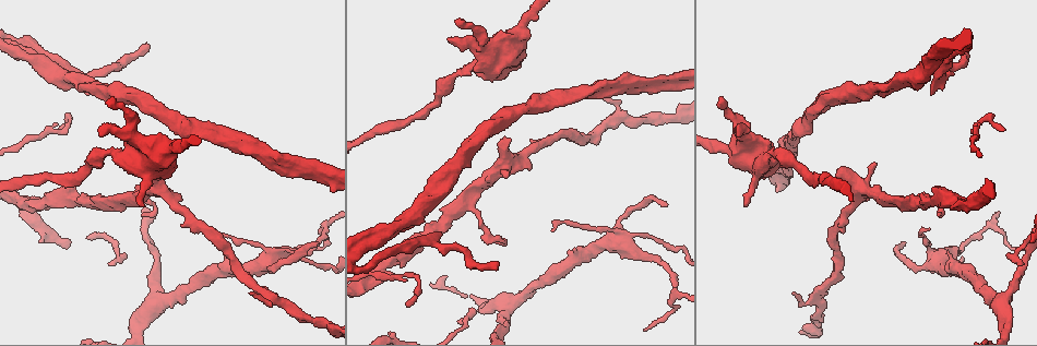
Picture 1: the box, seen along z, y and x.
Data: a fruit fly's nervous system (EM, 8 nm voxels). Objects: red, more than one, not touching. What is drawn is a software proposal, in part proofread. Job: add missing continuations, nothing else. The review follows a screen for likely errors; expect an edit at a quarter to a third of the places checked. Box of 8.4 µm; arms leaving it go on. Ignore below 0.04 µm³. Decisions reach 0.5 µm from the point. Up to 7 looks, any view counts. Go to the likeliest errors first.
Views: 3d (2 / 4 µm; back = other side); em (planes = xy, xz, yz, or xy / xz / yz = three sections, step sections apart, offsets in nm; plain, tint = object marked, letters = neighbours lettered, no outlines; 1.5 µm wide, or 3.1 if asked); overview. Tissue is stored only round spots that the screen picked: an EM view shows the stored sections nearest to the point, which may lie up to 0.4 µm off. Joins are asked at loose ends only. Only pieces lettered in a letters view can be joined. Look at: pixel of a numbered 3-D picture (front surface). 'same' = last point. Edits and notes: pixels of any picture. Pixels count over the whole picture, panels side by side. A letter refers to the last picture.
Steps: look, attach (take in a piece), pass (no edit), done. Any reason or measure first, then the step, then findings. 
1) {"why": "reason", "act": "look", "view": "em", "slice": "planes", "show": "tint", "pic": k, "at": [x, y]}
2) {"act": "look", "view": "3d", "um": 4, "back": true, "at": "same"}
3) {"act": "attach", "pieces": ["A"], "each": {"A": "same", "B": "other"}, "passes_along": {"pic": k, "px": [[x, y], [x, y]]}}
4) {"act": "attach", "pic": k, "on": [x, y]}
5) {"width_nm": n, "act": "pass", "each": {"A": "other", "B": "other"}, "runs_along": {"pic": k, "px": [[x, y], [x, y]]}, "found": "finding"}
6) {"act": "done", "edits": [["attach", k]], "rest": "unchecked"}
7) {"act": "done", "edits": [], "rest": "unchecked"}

{"why": "free end", "act": "look", "view": "em", "slice": "planes", "show": "letters", "pic": 1, "at": [438, 232]}

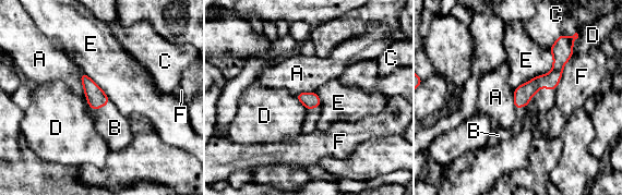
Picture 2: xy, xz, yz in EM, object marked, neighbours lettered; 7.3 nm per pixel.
{"act": "attach", "pic": 2, "on": [115, 128], "each": {"A": "other", "B": "same", "C": "other", "D": "other", "E": "other", "F": "other"}, "passes_along": {"pic": 2, "px": [[96, 98], [102, 106], [115, 128]]}, "found": "it goes on there"}

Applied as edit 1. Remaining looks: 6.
{"act": "look", "view": "overview"}

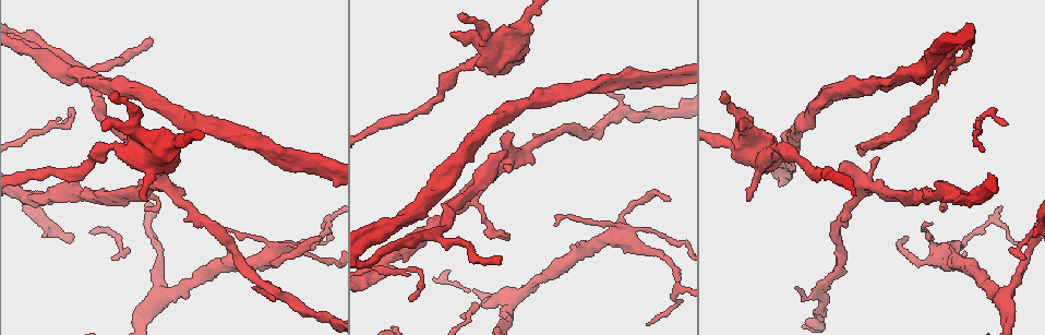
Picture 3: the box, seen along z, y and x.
{"act": "look", "view": "em", "slice": "planes", "show": "letters", "pic": 3, "at": [723, 96]}

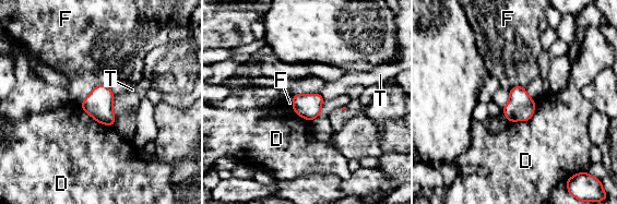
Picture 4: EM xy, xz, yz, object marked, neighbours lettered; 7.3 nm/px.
{"longest_contact_nm": ["D", 260], "act": "pass", "each": {"D": "other", "F": "other", "T": "other"}, "found": "no lettered piece goes on from it"}

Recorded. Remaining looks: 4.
{"why": "an open end", "act": "look", "view": "3d", "um": 4, "pic": 3, "at": [749, 201]}

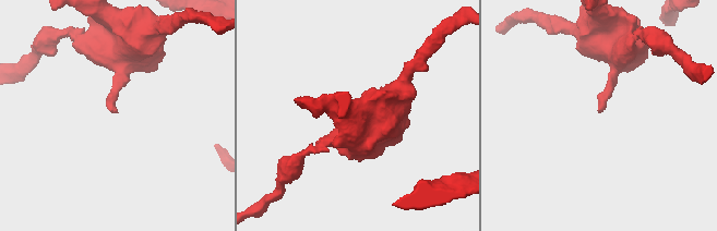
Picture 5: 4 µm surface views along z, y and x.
{"act": "look", "view": "em", "slice": "yz", "step": 4, "show": "tint", "pic": 5, "at": [114, 110]}

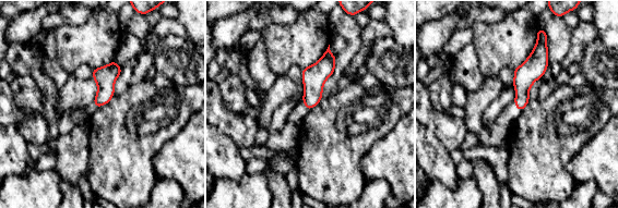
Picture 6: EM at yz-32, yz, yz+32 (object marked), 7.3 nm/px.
{"act": "look", "view": "em", "slice": "yz", "step": 4, "show": "letters", "at": "same"}

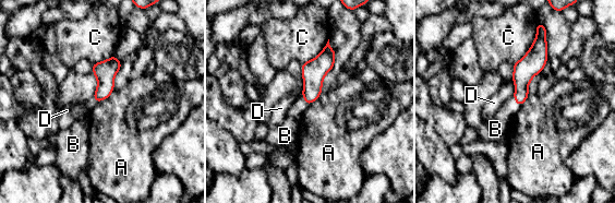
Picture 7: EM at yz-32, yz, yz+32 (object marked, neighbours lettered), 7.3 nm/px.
{"act": "attach", "pic": 7, "on": [496, 128], "each": {"A": "other", "B": "same", "C": "other", "D": "other"}, "passes_along": {"pic": 7, "px": [[523, 70], [516, 102], [496, 128]]}, "found": "it goes on there"}

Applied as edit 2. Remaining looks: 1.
{"act": "done", "edits": [["attach", 2], ["attach", 7]], "rest": "unchecked"}

